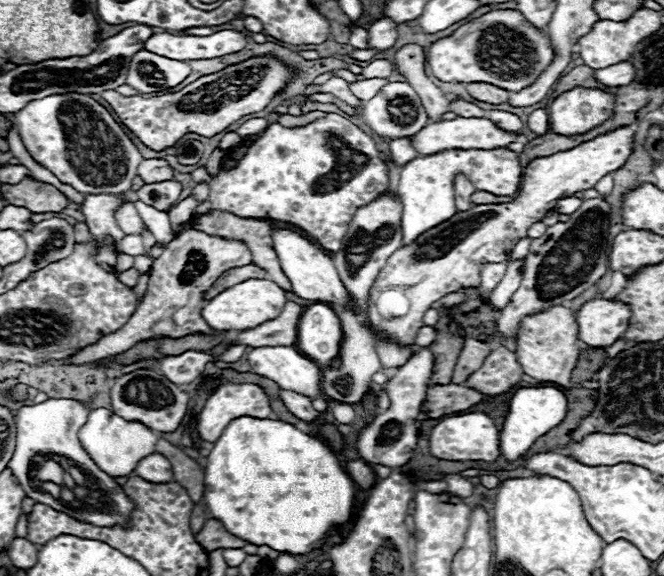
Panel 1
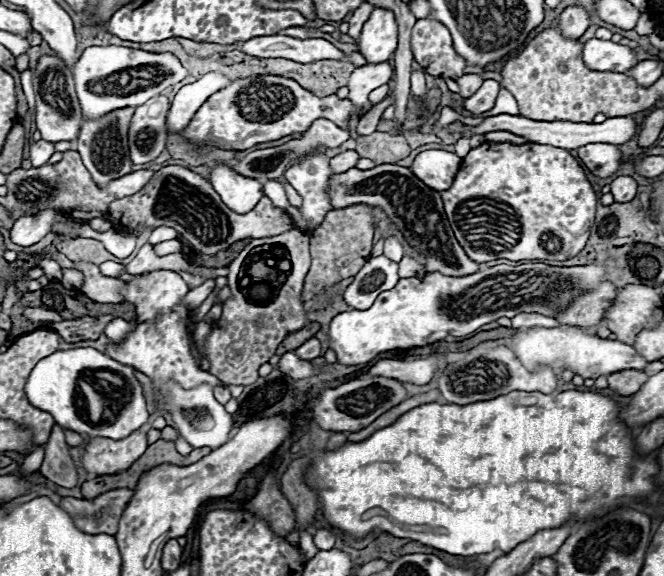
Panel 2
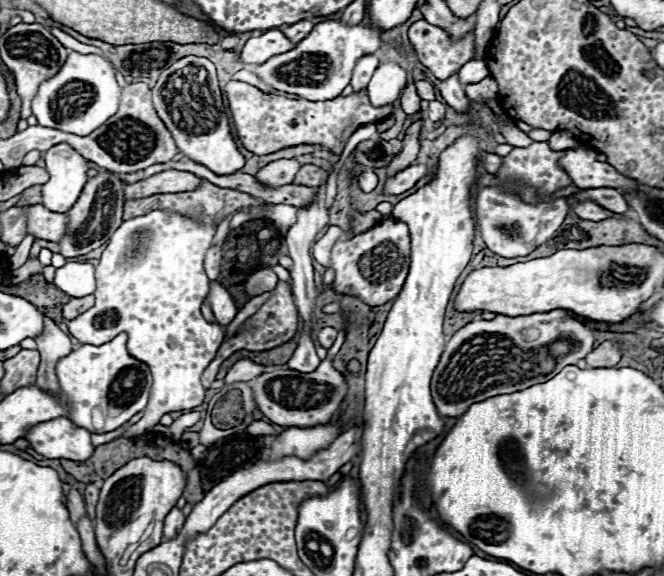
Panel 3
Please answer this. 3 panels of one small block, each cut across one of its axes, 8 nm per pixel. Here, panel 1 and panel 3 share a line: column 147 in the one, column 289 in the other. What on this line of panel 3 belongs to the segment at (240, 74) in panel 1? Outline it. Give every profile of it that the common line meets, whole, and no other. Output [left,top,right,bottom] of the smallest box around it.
[226,80,392,156]

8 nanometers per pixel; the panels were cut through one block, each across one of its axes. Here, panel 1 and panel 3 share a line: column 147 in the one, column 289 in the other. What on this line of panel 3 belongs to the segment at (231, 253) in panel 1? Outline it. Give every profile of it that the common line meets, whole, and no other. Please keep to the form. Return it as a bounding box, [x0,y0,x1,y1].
[202,282,298,388]

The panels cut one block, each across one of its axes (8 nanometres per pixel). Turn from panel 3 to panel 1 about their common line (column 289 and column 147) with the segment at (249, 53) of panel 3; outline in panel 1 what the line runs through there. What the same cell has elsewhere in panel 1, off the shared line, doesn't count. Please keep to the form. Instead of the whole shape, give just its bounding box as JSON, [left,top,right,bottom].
[144,30,246,60]

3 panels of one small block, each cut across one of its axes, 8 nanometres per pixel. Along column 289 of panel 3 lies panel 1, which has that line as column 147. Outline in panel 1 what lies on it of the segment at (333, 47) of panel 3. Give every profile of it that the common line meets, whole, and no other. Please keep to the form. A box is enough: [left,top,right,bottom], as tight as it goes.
[126,50,192,94]

